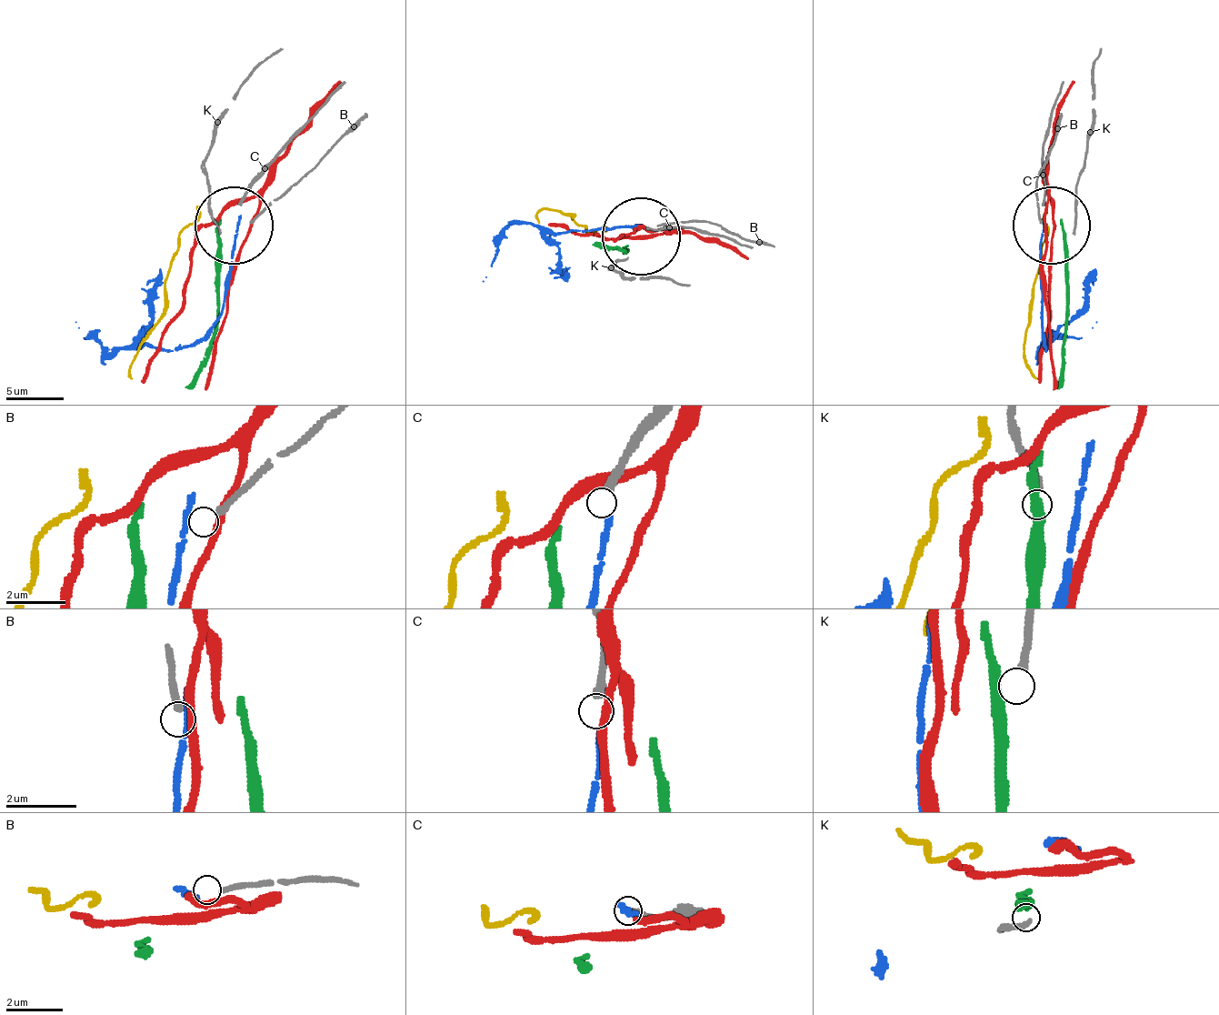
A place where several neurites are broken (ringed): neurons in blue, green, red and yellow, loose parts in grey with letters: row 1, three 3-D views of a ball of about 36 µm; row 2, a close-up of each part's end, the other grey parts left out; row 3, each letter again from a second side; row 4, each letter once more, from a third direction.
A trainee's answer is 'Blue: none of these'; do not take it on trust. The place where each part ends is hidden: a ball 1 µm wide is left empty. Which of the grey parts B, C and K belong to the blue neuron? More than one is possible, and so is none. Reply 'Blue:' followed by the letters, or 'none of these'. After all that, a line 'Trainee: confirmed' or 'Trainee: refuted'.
Blue: none of these
Trainee: confirmed

